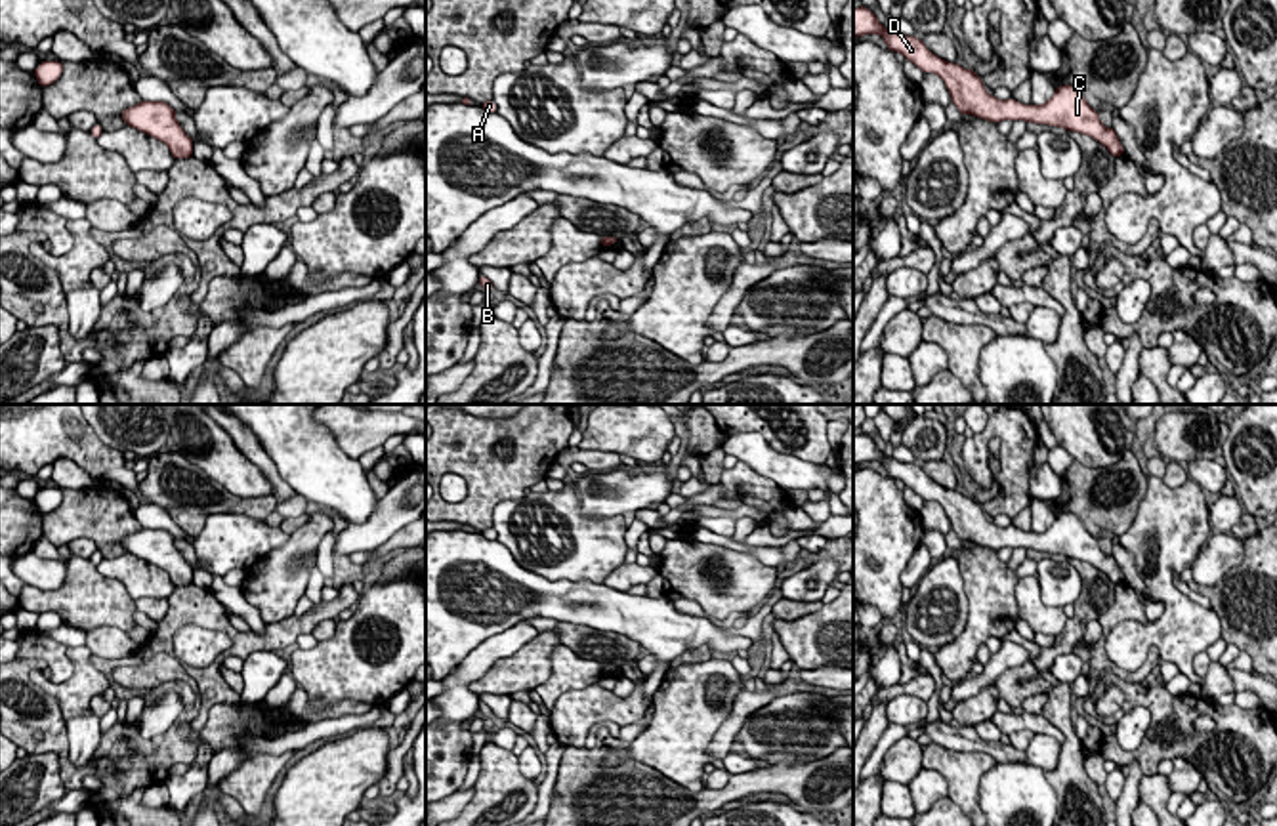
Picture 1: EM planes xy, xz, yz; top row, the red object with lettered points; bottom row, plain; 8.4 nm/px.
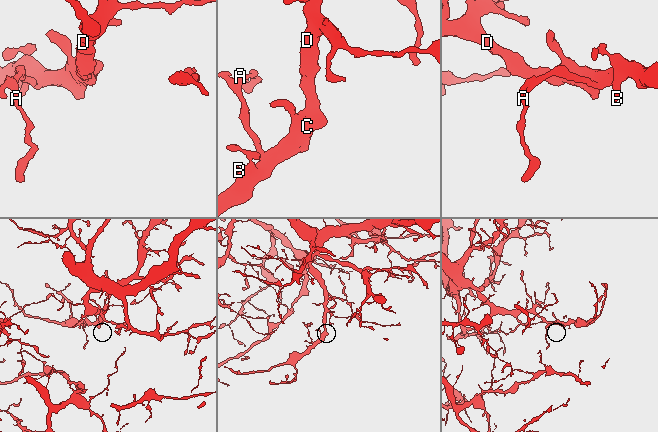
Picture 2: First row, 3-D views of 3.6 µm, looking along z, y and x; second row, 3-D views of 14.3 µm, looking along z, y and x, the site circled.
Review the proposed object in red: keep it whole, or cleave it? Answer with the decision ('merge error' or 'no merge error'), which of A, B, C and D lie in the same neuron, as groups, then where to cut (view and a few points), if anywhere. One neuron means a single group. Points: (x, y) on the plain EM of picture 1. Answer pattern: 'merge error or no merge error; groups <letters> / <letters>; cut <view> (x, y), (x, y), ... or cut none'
no merge error; groups A B C D; cut none

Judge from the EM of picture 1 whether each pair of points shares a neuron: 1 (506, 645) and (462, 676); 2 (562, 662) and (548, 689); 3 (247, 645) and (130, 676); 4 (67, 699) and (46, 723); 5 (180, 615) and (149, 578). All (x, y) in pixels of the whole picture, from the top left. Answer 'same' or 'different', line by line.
1: same
2: same
3: different
4: different
5: different

